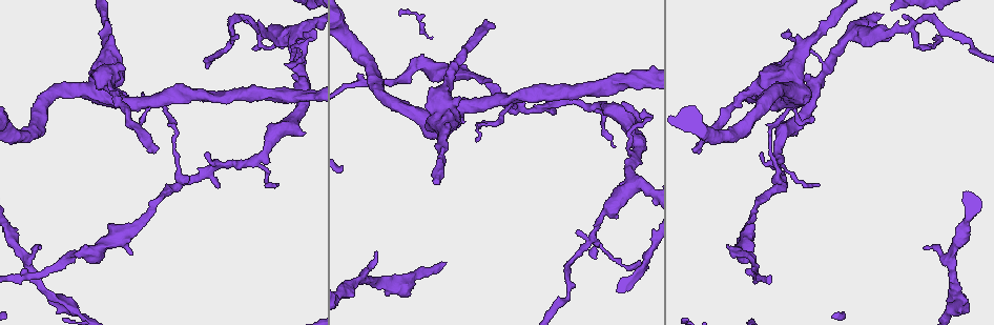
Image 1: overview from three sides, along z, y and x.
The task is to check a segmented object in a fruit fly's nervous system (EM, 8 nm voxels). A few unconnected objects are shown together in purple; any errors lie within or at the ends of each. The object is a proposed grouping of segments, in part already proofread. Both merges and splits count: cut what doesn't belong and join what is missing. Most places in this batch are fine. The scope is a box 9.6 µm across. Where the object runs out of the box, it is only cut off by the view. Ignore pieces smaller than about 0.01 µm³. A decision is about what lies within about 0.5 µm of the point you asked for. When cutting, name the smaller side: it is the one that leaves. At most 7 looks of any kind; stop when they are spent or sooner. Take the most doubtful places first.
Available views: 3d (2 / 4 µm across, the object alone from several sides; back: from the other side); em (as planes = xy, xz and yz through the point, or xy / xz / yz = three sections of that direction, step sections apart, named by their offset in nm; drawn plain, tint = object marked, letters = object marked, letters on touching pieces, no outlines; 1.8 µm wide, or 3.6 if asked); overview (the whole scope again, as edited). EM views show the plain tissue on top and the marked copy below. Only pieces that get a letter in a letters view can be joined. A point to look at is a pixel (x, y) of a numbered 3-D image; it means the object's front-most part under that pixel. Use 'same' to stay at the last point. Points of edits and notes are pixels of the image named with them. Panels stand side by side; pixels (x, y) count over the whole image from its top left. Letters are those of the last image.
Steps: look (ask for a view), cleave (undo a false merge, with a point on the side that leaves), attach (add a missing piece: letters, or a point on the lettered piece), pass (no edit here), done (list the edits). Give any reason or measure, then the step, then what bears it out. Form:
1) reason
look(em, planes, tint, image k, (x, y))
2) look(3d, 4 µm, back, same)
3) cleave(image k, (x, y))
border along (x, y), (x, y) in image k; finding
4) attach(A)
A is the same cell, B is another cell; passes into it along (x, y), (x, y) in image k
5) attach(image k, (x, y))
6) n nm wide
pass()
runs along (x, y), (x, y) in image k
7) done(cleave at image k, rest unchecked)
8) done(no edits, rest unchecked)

calibre changes
look(em, planes, letters, image 1, (906, 29))

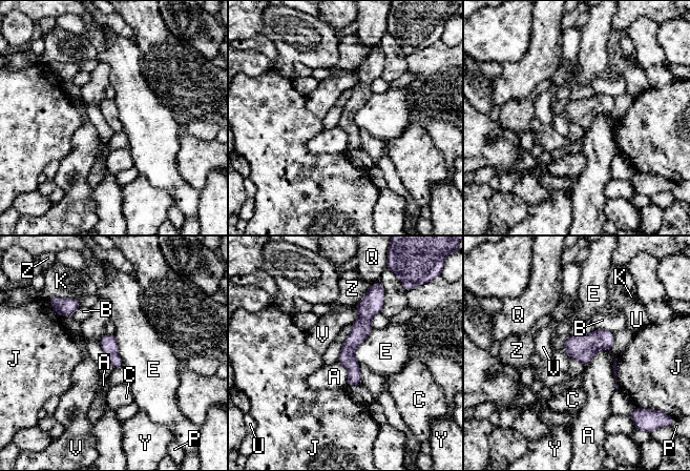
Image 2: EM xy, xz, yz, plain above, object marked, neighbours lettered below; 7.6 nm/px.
pass()
A, B, C, E, J, K, P, Q, U, V, Y and Z are other cells; border along (373, 329), (354, 352), (358, 365) in image 2; one neuron here

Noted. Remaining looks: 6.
three arms meet
look(3d, 2 µm, back, image 1, (293, 35))

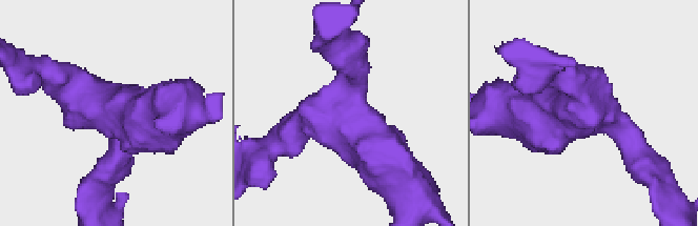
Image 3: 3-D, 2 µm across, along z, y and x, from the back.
3 arms; arms of 220, 240, 420 nm; need the tissue
look(em, planes, tint, image 3, (581, 114))

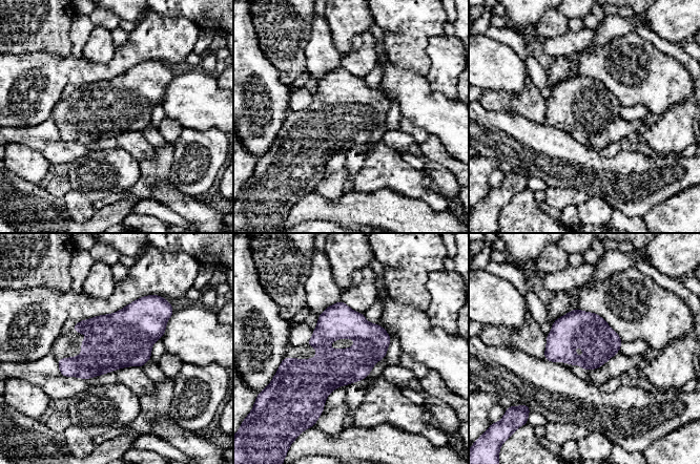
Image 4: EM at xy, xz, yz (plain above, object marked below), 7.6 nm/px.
look(em, planes, letters, same)

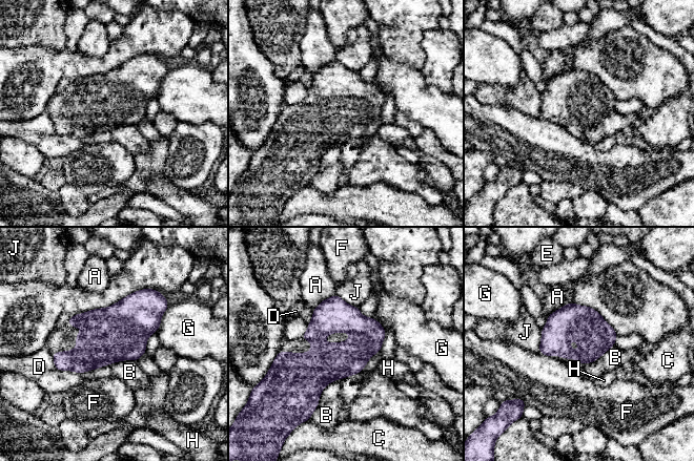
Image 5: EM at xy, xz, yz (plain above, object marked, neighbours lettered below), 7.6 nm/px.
B touches over 340 nm
pass()
A, B, C, D, E, F, G, H and J are other cells; runs along (382, 331), (349, 358), (284, 356) in image 5; one neuron here

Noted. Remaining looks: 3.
branch stops here
look(em, xy, step 4, letters, image 1, (698, 152))

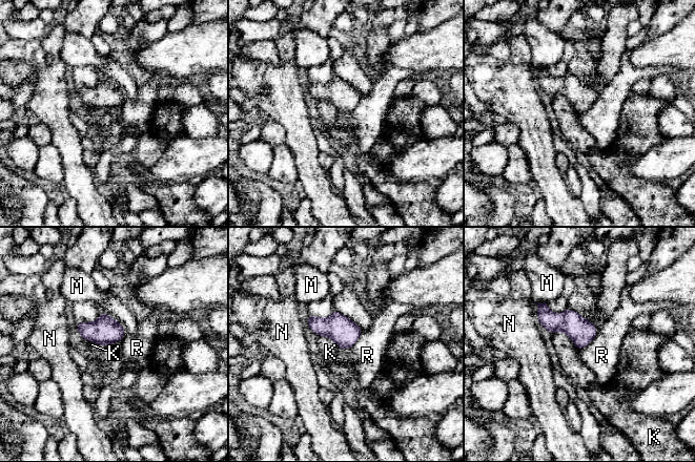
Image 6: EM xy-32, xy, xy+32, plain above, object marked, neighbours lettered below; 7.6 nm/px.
look(em, planes, letters, same)

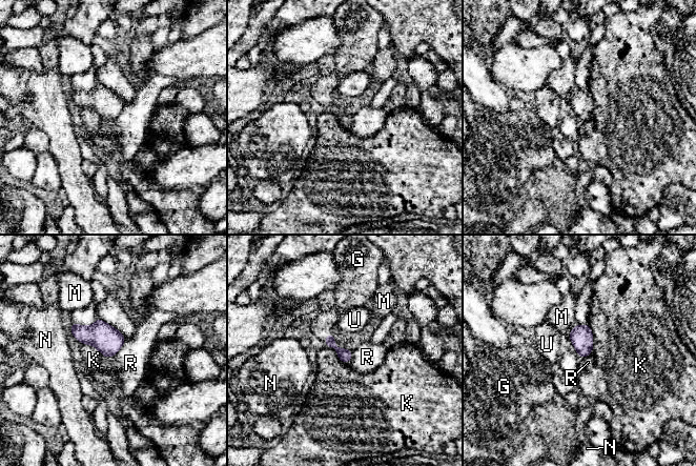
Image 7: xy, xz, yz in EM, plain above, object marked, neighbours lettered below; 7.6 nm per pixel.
attach(G)
G is the same cell, K, M, N, R and U are other cells; passes into it along (344, 355), (326, 336), (324, 323) in image 7; it goes on there

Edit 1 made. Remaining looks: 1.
done(attach at image 7, rest unchecked)

